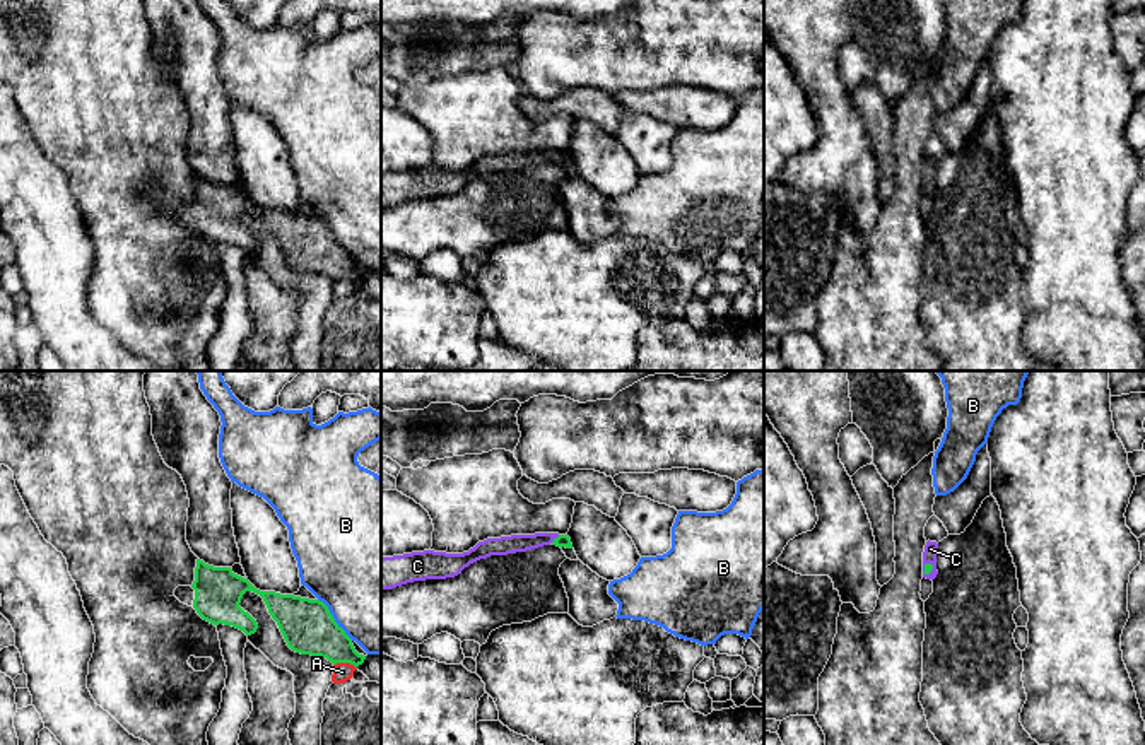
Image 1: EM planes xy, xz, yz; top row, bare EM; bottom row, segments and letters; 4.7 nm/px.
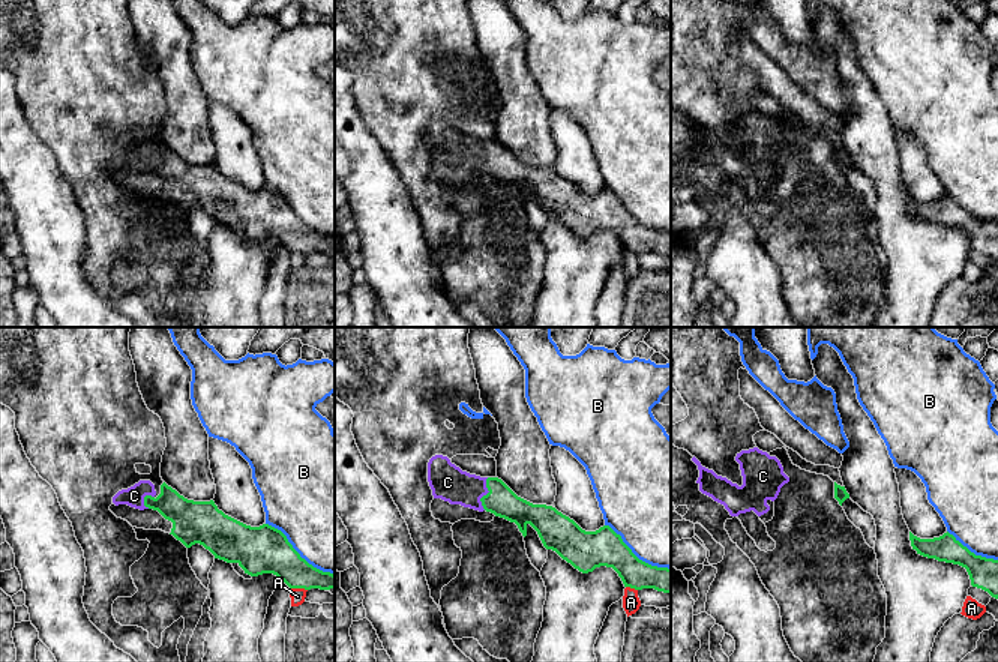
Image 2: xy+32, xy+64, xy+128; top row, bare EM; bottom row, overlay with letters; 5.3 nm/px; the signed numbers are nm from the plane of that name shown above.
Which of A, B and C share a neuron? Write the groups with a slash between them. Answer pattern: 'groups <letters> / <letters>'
groups A / B / C

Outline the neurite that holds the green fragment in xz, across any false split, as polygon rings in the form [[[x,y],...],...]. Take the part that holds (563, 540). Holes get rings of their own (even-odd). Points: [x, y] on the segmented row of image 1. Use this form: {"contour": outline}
{"contour": [[[535,533],[487,538],[463,554],[424,550],[381,557],[381,591],[414,581],[455,578],[465,567],[480,559],[526,552],[550,543],[561,548],[572,548],[571,538],[567,535]]]}

